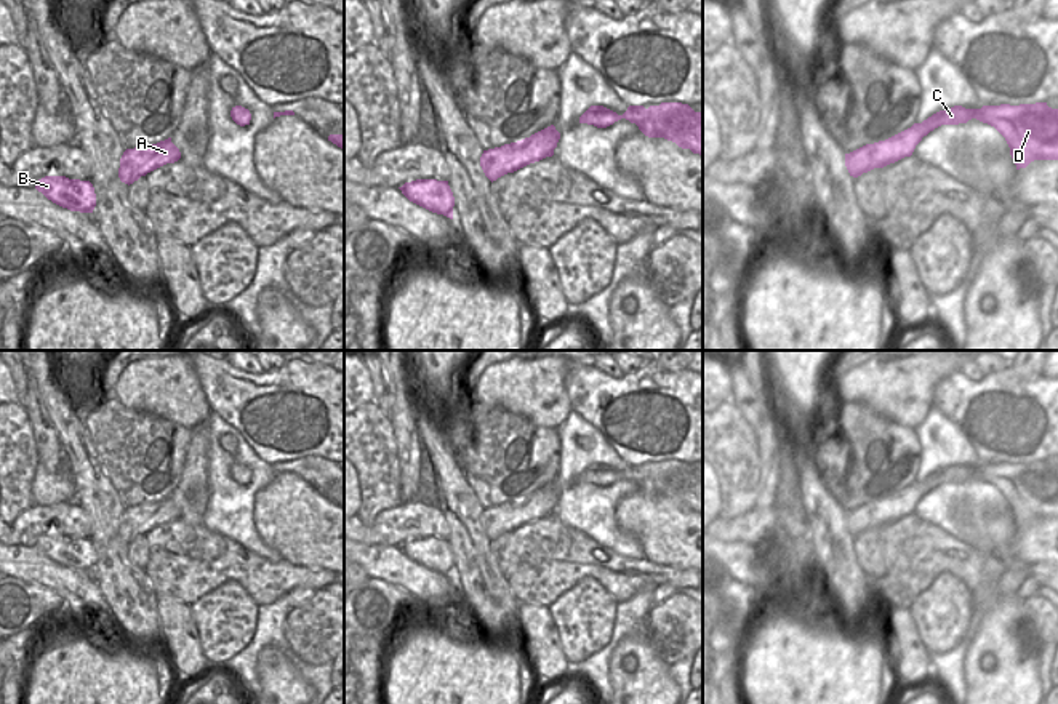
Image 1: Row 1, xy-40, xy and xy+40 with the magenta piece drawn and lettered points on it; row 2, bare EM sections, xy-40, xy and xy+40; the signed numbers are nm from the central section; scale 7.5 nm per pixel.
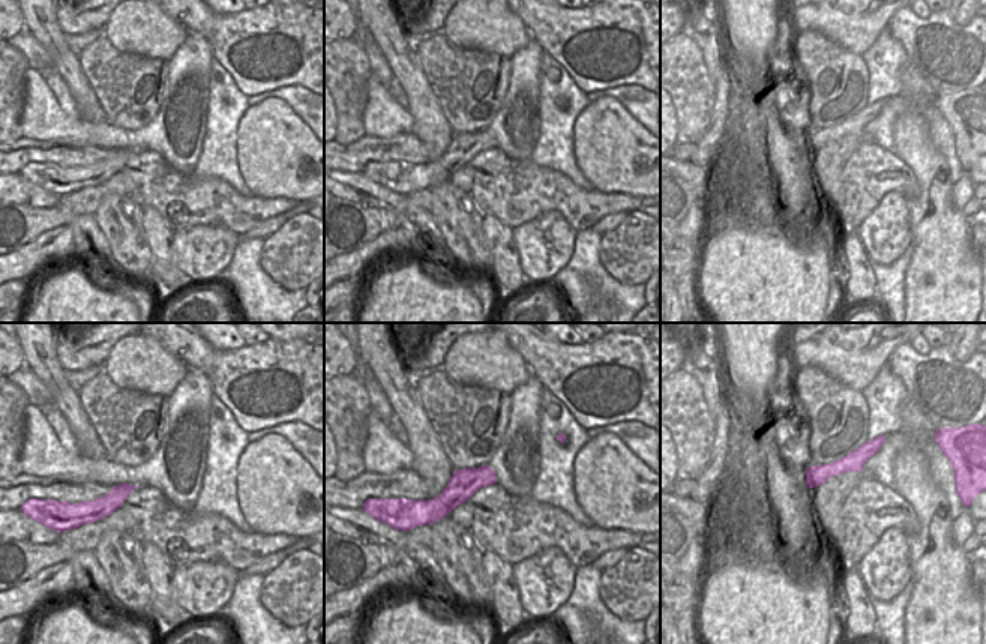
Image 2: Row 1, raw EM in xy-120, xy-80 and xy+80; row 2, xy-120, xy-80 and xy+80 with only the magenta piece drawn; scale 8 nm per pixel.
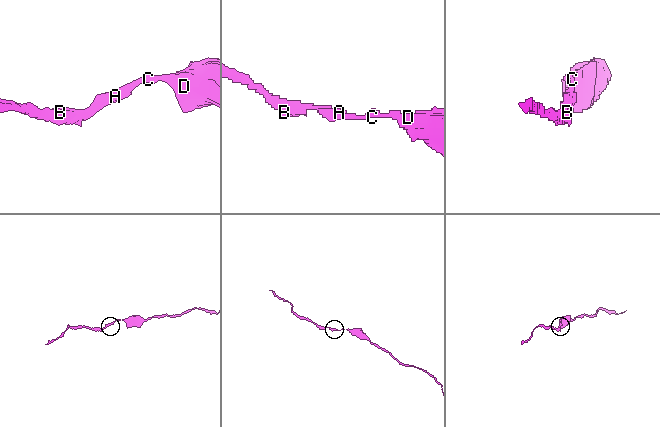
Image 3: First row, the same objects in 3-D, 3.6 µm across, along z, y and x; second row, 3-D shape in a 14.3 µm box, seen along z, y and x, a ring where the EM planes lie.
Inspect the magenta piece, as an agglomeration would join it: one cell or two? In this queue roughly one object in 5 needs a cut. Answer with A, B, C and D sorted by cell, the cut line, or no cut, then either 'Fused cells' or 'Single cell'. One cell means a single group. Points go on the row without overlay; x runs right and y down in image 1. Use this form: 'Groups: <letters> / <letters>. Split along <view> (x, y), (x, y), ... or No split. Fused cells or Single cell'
Groups: A B C D. No split. Single cell

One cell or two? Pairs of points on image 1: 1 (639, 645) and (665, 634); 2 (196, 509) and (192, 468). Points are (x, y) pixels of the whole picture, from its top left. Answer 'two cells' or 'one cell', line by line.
1: two cells
2: one cell

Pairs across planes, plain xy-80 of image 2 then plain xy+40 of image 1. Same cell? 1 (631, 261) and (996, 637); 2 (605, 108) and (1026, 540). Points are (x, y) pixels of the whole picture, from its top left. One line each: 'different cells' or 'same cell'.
1: different cells
2: same cell

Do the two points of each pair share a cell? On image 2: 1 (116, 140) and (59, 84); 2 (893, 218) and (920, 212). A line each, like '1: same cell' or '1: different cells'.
1: different cells
2: different cells

